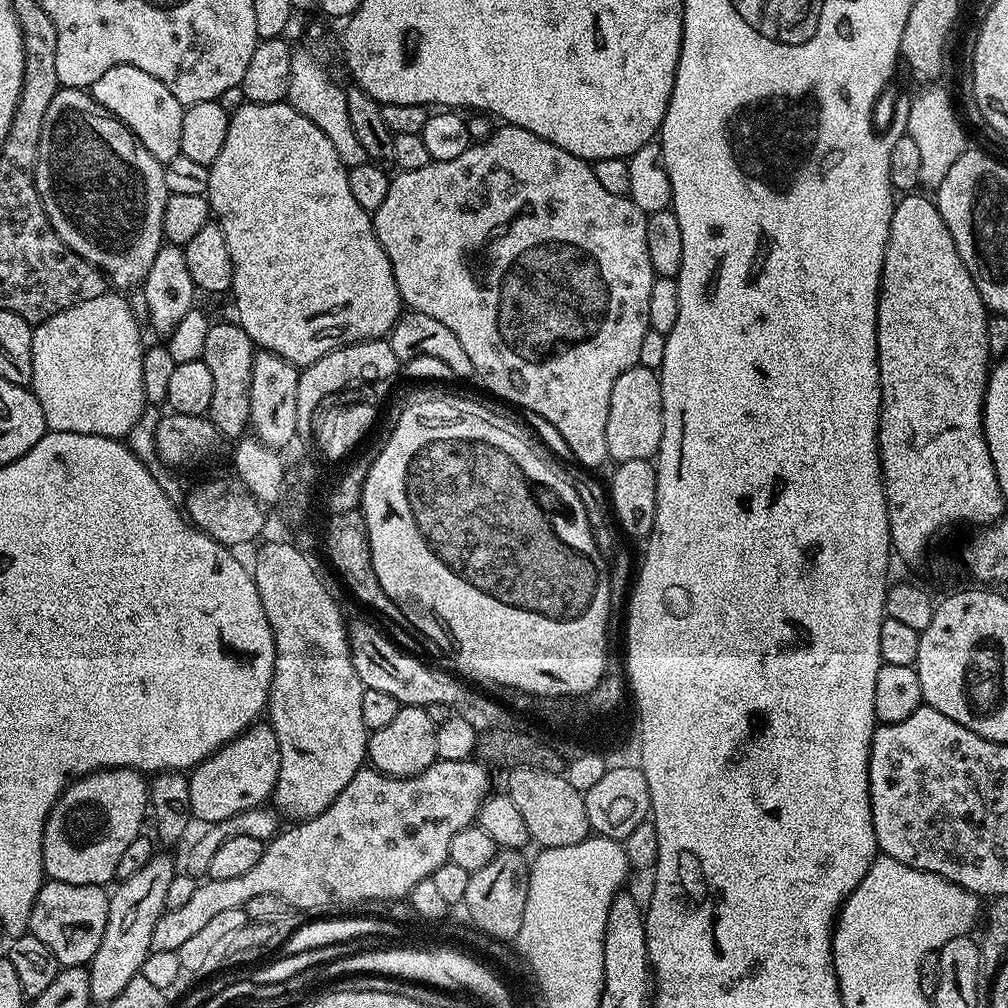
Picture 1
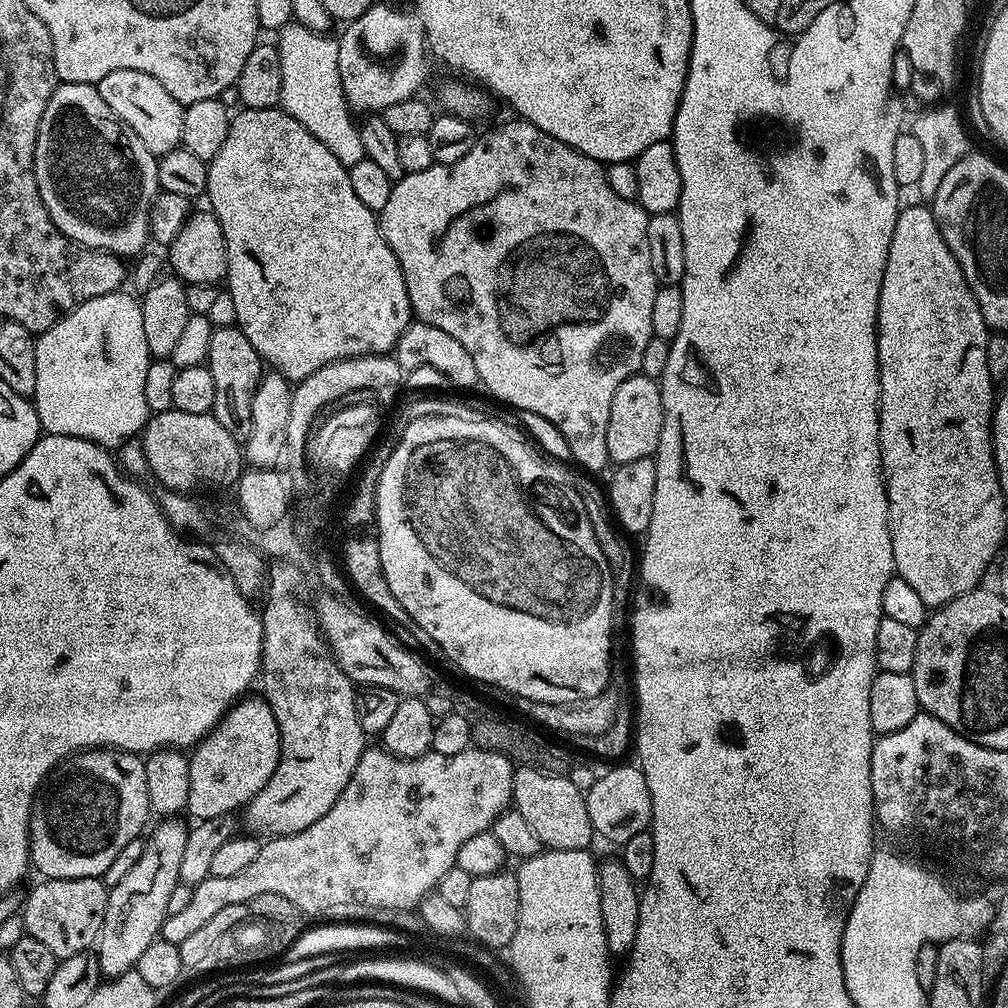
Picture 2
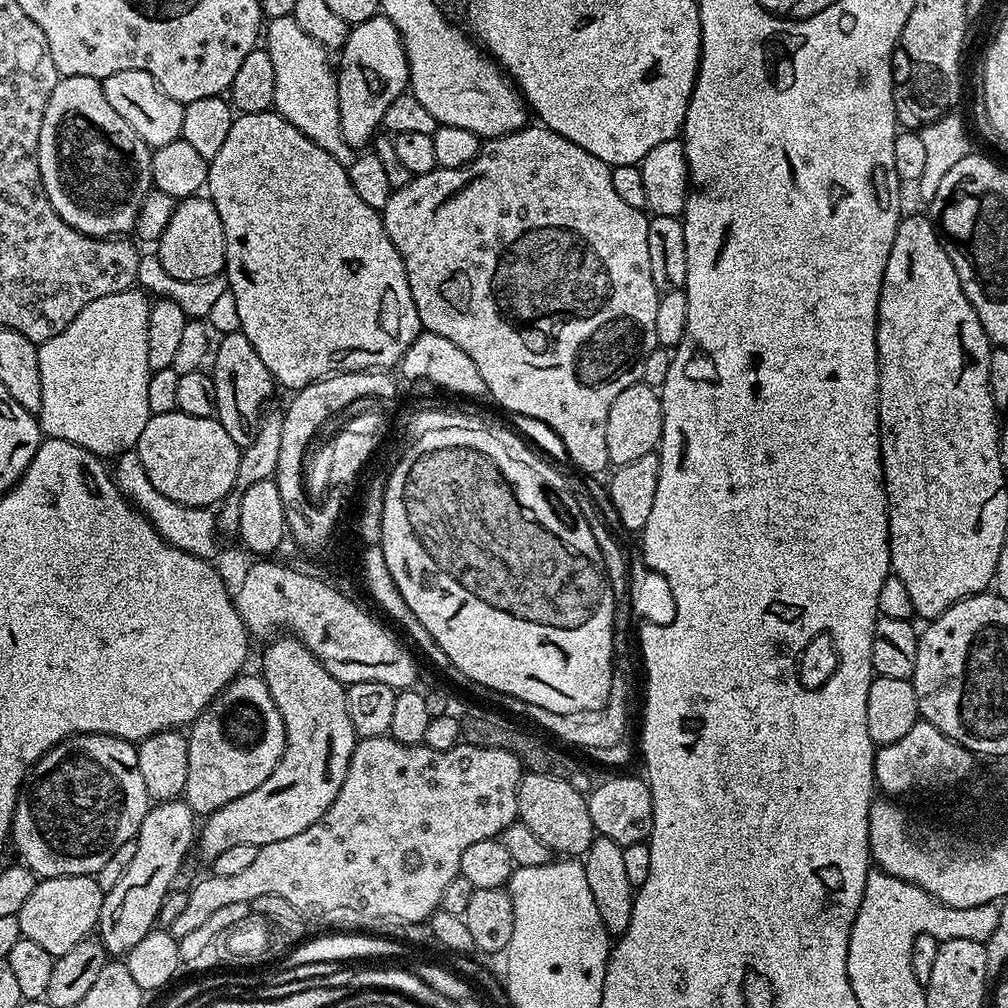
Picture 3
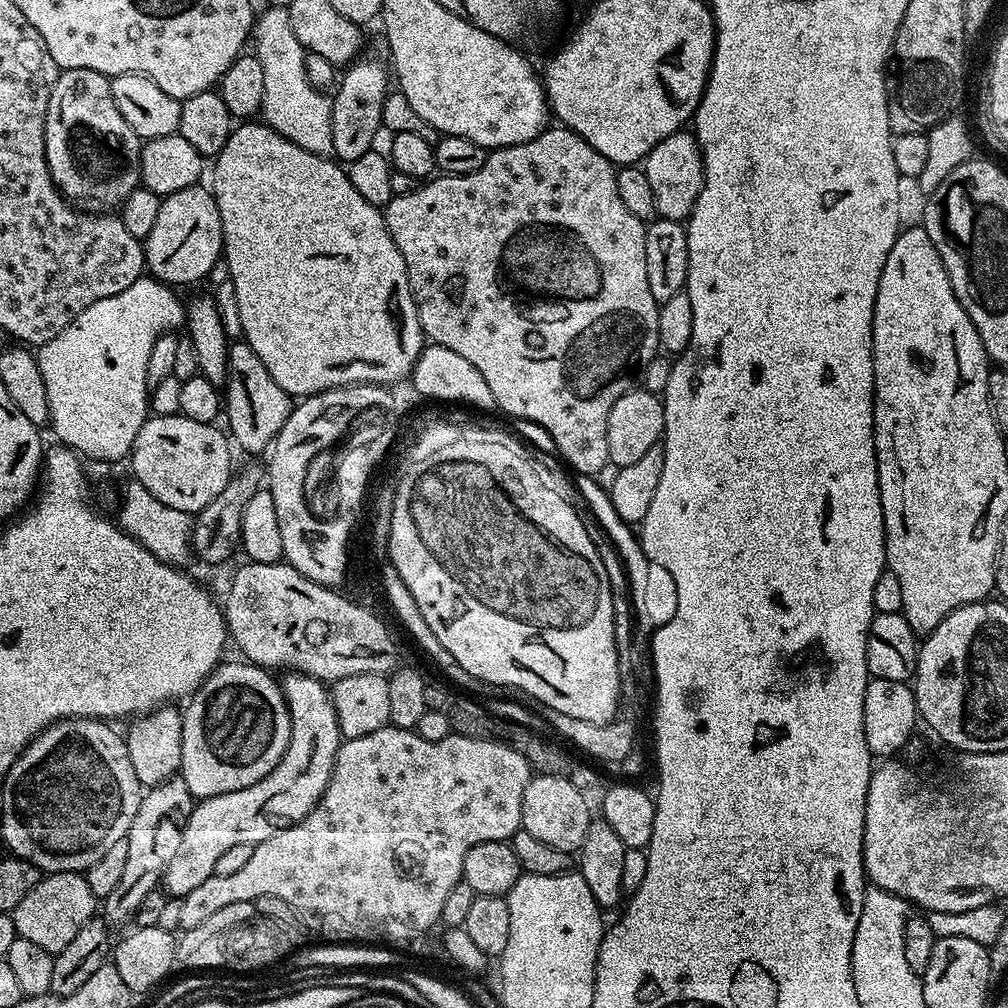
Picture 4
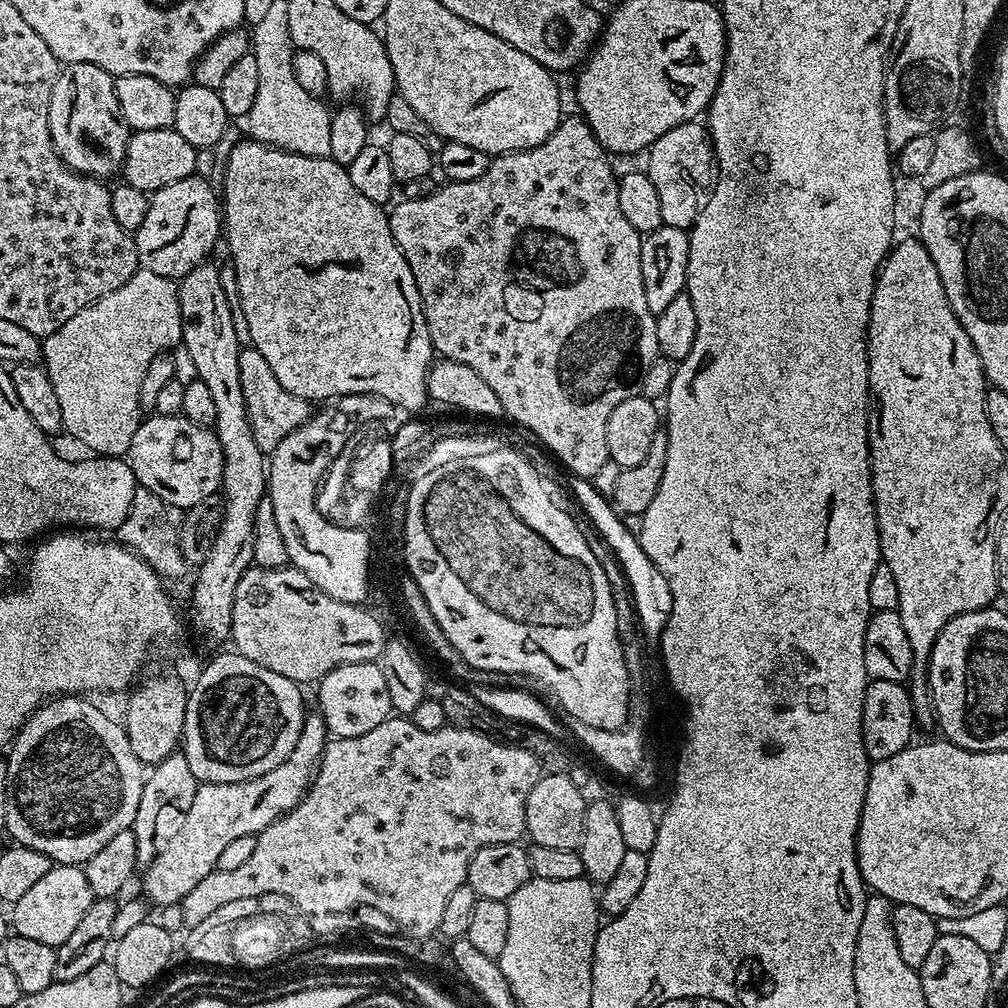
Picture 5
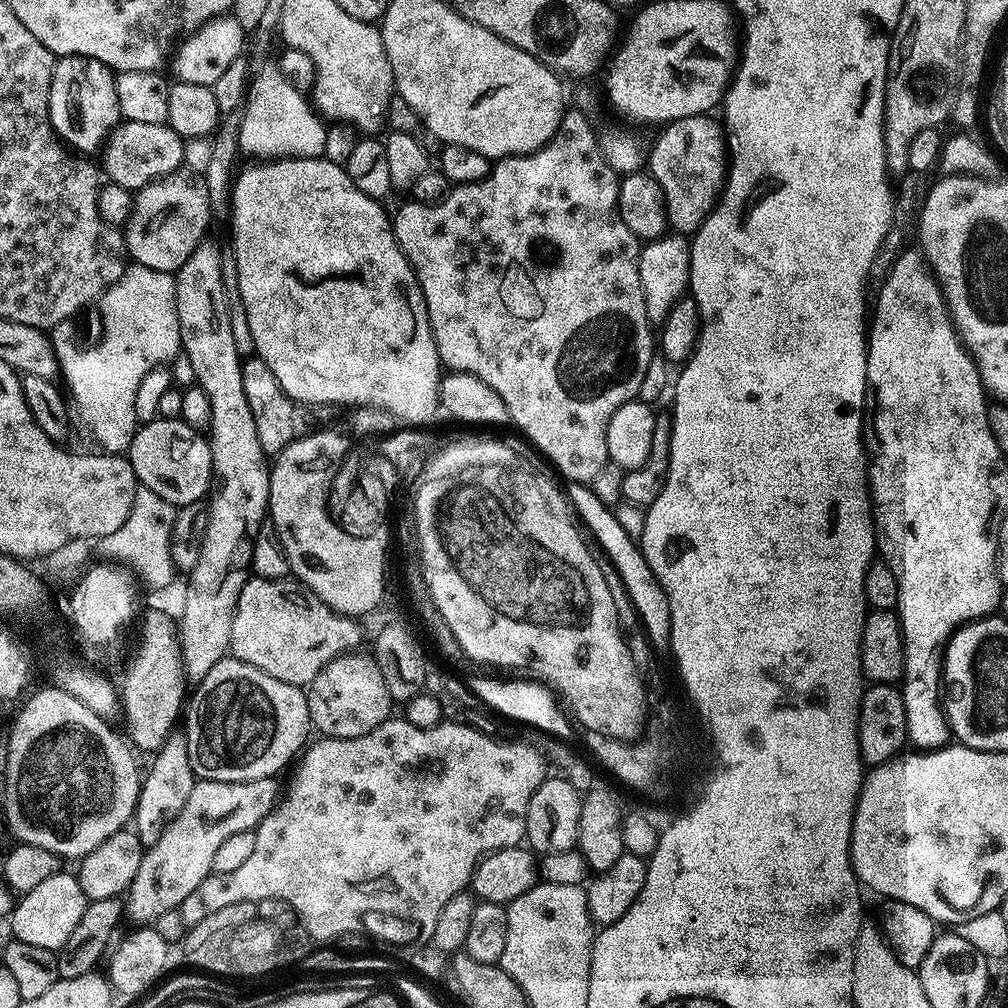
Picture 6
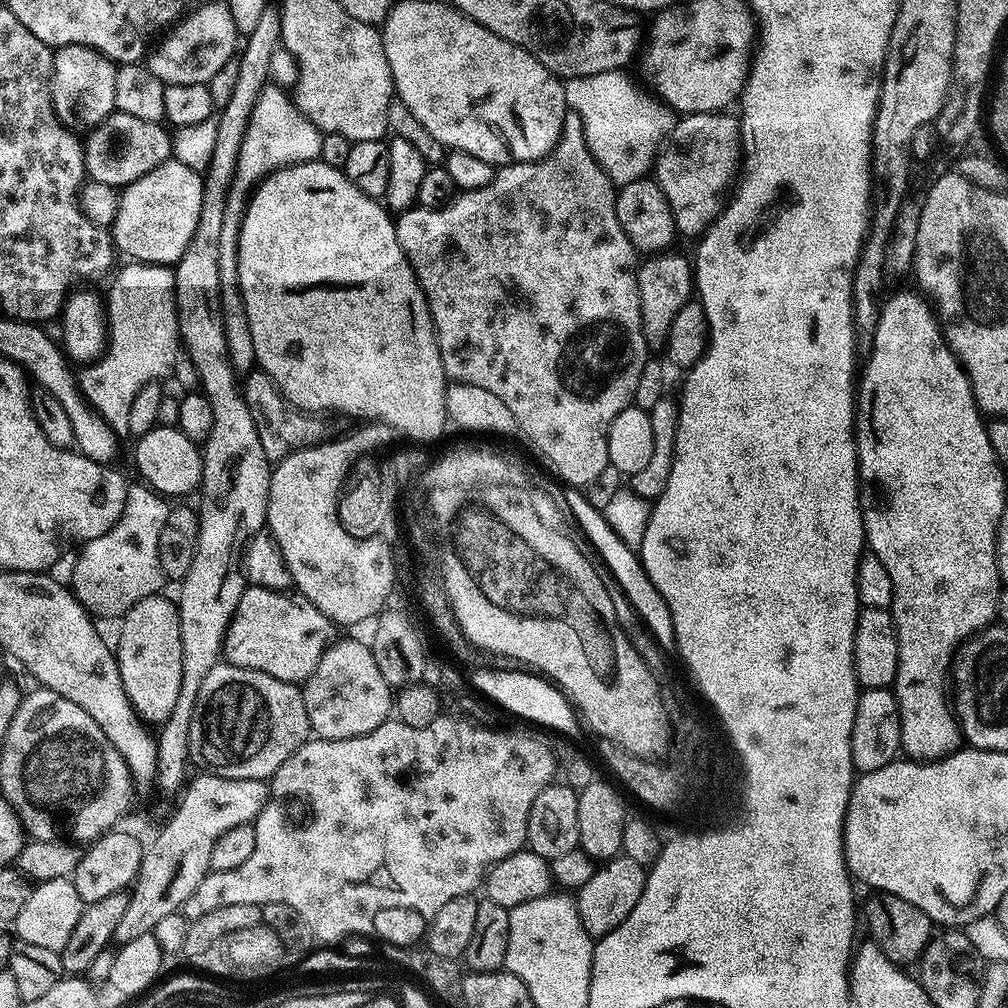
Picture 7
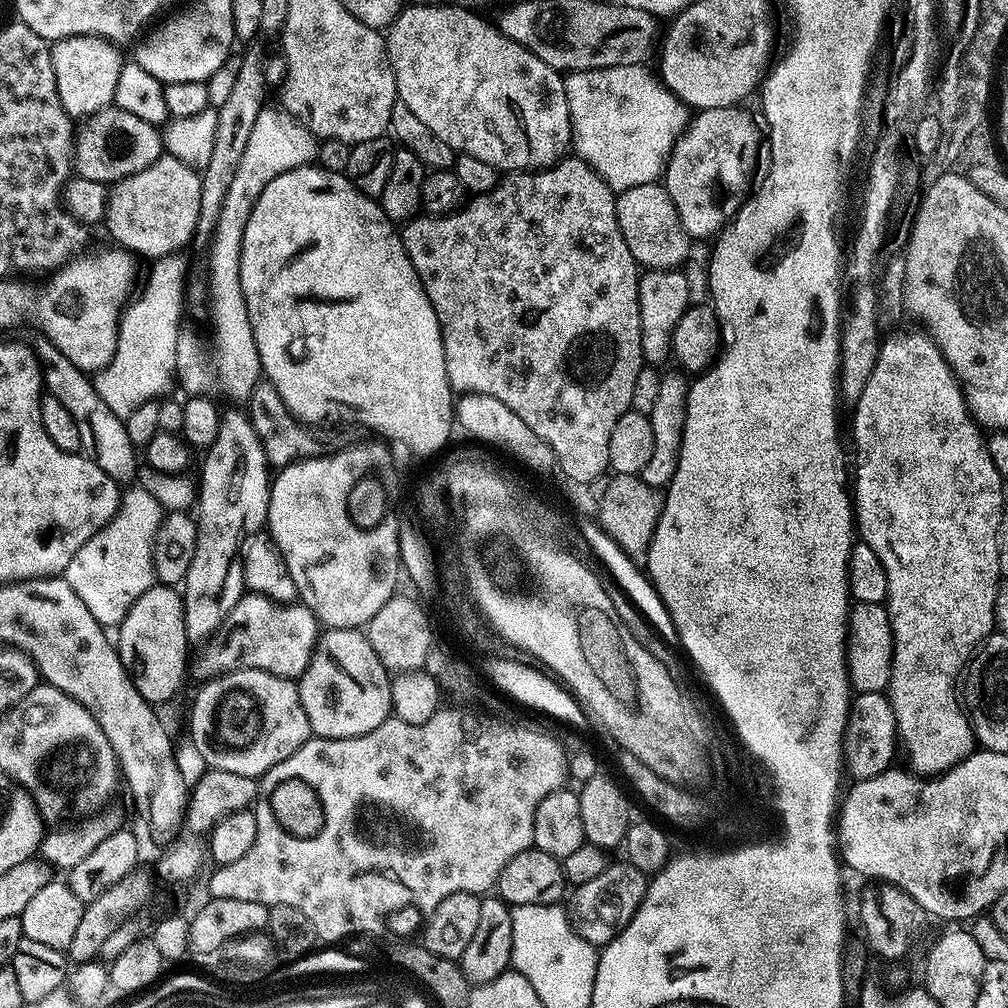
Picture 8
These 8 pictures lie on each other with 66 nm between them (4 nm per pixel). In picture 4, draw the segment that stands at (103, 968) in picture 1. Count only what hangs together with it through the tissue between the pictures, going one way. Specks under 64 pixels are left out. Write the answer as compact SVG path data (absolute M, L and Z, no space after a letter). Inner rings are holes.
M173 778L149 787L141 795L140 809L126 837L130 850L126 858L126 871L122 874L122 882L110 890L102 904L102 912L105 912L103 915L109 925L126 923L147 902L148 895L161 887L166 866L170 866L170 858L178 854L178 842L182 842L182 830L193 807L194 797L183 778Z

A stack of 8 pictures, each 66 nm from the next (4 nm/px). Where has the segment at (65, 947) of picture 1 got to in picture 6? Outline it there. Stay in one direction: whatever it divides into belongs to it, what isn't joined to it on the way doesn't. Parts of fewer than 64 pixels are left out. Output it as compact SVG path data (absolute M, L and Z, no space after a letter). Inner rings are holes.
M62 870L17 899L10 917L11 935L22 942L30 942L30 946L42 946L56 952L66 942L66 938L74 934L74 926L82 922L82 914L89 903L75 875L71 871L68 873L68 870Z

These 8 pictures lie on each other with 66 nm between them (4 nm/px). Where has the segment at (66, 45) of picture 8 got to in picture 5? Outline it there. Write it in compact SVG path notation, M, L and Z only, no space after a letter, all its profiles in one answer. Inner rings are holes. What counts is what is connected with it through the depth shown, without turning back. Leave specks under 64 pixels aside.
M69 64L61 67L50 94L48 121L56 153L73 172L105 178L115 168L117 171L117 159L115 162L112 157L103 156L103 152L108 139L116 132L119 110L114 78L106 70L93 64Z

